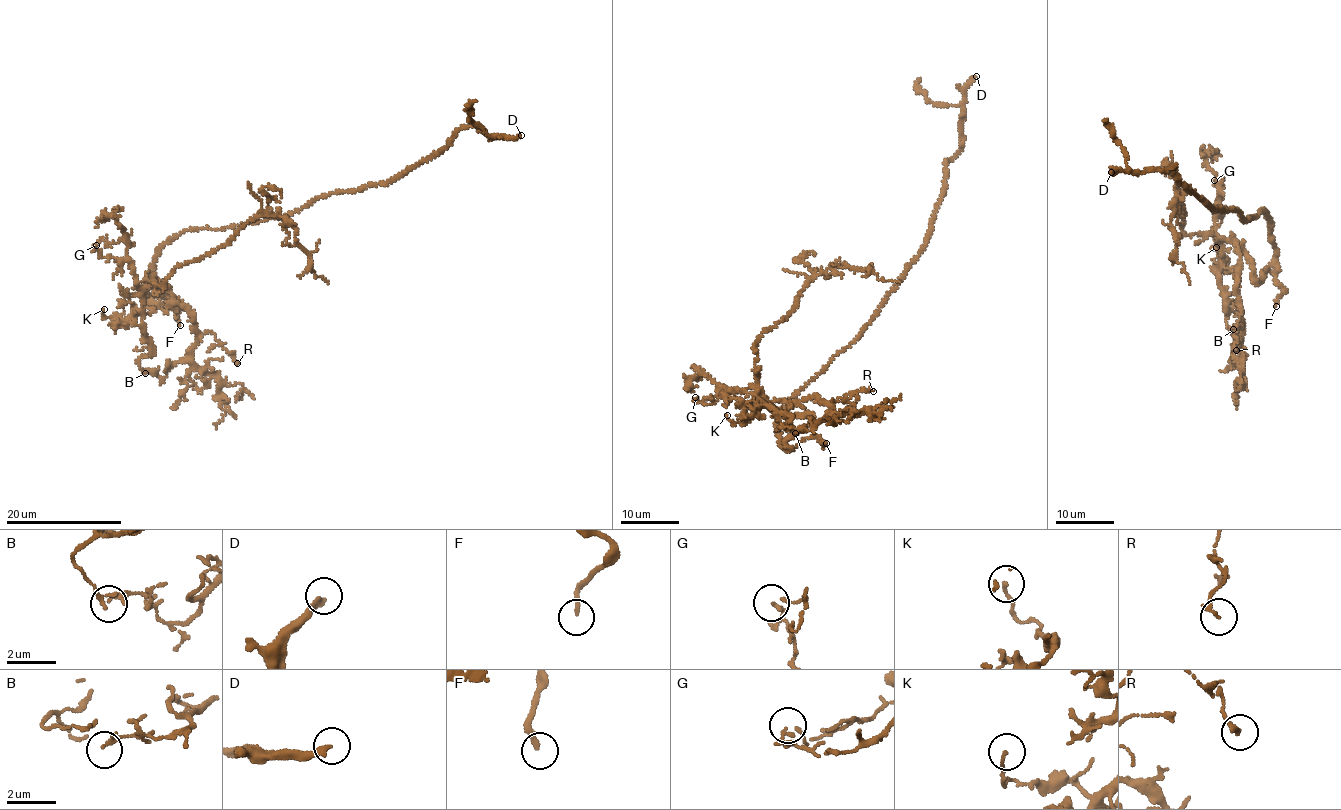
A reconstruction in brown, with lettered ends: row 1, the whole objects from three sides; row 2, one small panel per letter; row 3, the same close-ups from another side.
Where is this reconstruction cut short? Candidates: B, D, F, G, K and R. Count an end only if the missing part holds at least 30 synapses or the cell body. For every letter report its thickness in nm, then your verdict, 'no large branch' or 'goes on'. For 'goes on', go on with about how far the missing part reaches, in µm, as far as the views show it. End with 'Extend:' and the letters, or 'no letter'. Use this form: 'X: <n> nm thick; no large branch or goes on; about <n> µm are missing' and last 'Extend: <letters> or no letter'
B: 120 nm thick; no large branch
D: 240 nm thick; goes on; about 20 µm are missing
F: 180 nm thick; goes on; about 20 µm are missing
G: 100 nm thick; no large branch
K: 120 nm thick; no large branch
R: 160 nm thick; no large branch
Extend: D, F

